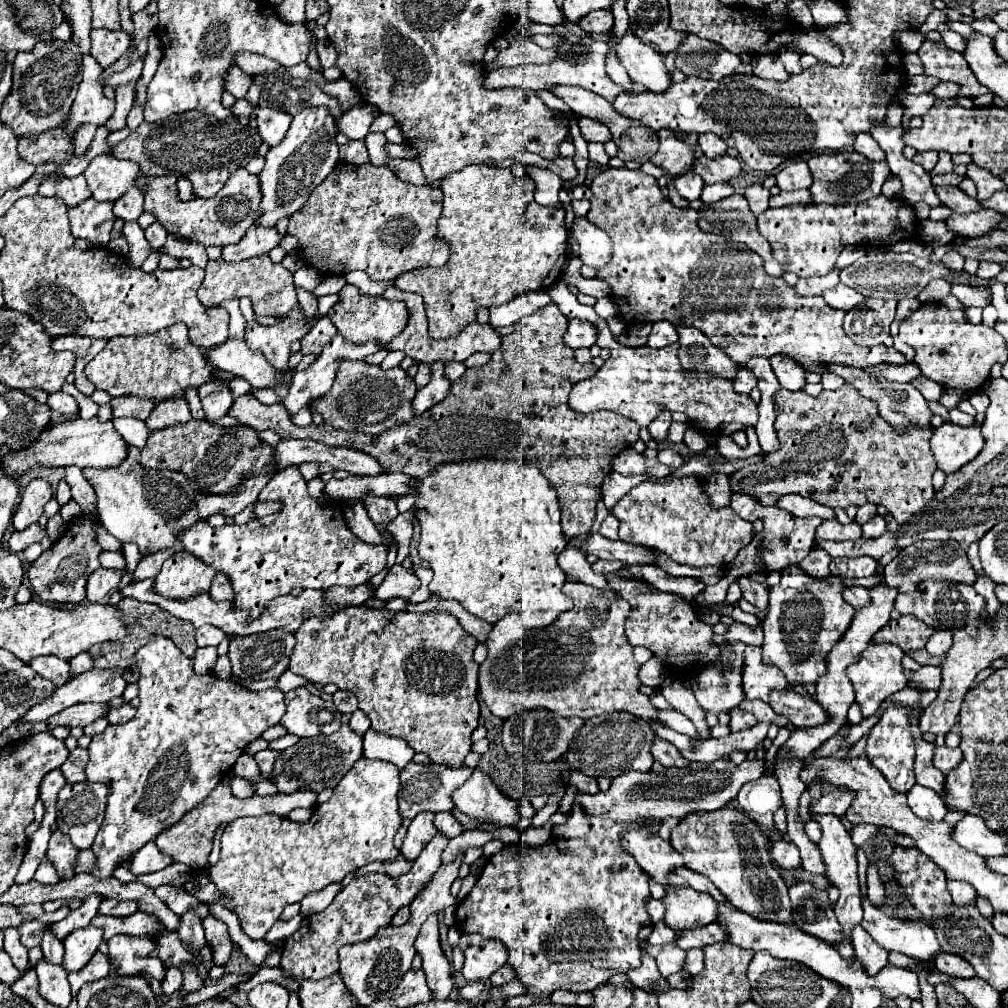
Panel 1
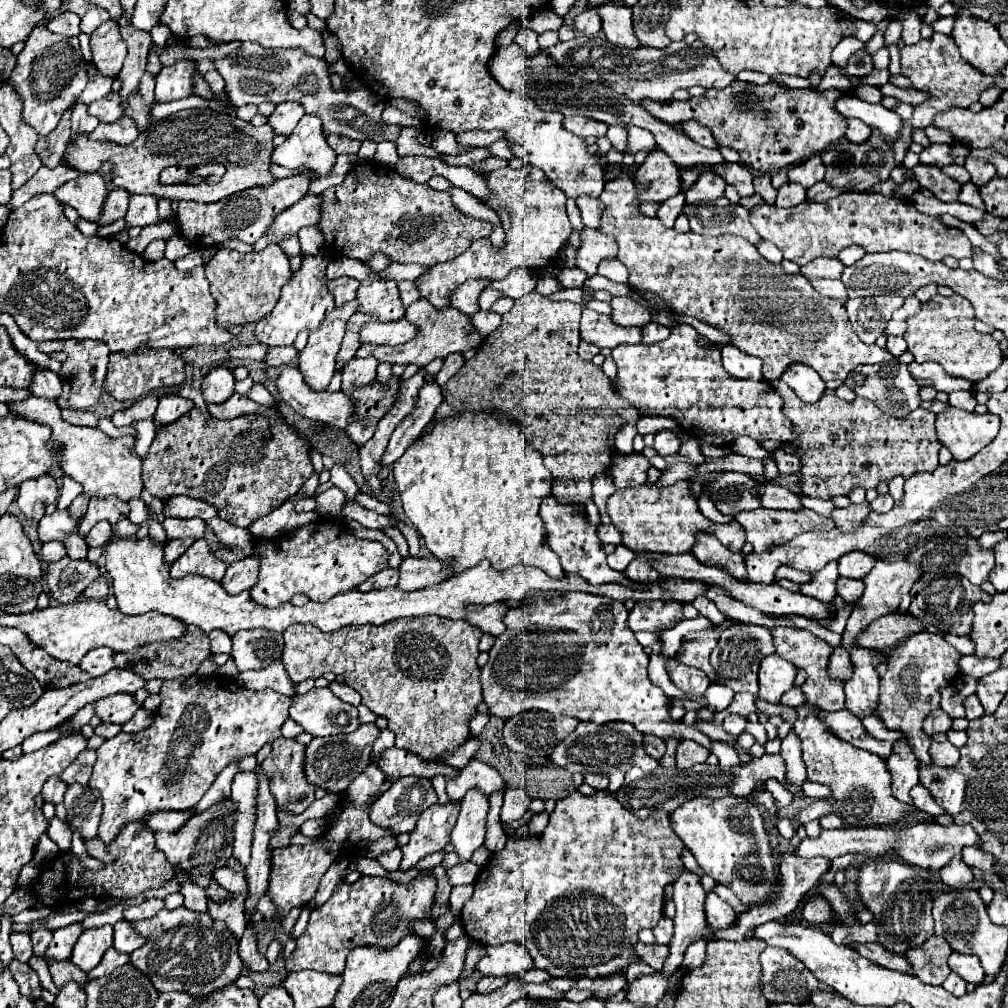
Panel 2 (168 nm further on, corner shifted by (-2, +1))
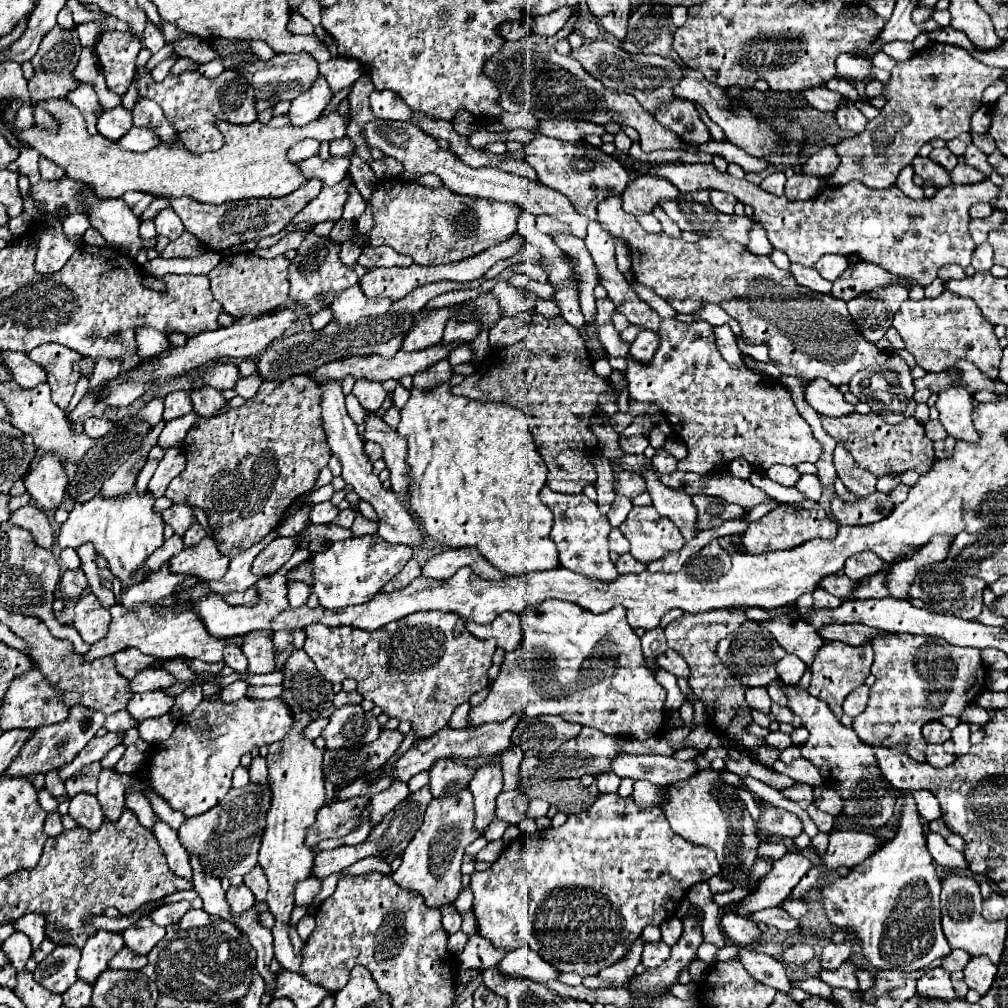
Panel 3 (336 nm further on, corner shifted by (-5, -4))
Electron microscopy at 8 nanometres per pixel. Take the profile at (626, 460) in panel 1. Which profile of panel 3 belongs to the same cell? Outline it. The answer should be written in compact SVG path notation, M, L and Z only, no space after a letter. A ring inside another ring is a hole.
M616 496L614 504L612 504L610 512L608 512L608 522L610 522L610 526L612 526L612 528L618 528L618 526L626 520L626 516L628 516L630 510L632 510L632 500L628 500L626 496Z

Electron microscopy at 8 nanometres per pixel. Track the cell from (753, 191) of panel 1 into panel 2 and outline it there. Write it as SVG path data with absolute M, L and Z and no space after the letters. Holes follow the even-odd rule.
M763 175L763 177L755 177L753 187L755 187L755 193L757 193L759 197L763 197L763 201L767 201L767 203L775 203L777 189L771 185L771 179L769 179L767 175Z

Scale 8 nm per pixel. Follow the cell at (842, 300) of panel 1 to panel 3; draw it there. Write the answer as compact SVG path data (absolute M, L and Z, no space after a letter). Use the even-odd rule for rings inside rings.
M790 264L790 274L796 278L800 286L806 286L808 290L822 292L822 294L830 294L832 290L832 282L820 278L816 268L806 268L802 264Z

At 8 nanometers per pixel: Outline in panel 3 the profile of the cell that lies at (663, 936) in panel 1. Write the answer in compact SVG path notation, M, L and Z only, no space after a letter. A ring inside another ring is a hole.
M672 916L664 920L664 924L660 924L660 930L662 930L662 942L674 946L682 936L682 922L676 916Z

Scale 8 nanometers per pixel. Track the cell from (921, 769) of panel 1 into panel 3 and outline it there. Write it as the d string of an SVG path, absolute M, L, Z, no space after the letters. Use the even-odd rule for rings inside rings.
M876 634L872 638L874 646L874 666L872 674L876 676L876 684L870 688L870 698L866 710L852 720L852 730L860 736L864 744L872 746L898 746L908 744L911 740L924 739L922 726L930 720L938 720L944 714L952 714L960 718L964 708L984 690L986 684L986 668L982 664L982 650L976 648L958 648L946 642L934 642L926 636L896 636L896 634Z

